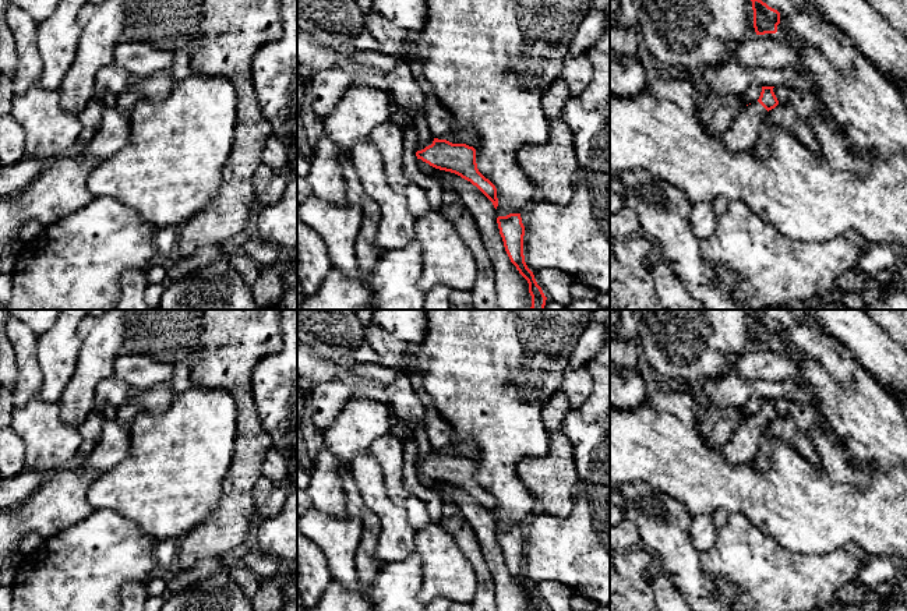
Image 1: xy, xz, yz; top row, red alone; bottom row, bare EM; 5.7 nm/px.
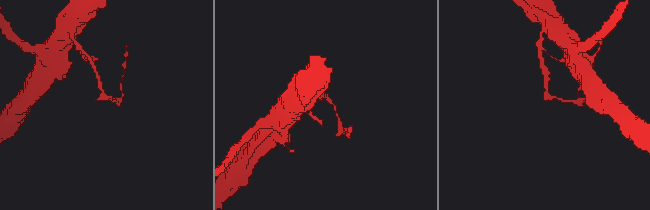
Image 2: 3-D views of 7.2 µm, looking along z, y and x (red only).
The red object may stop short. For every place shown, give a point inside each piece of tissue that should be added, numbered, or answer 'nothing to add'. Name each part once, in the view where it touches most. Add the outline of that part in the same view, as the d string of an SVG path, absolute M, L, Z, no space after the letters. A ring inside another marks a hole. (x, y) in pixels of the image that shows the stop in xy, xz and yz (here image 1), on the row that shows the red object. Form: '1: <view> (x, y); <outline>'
1: yz (743, 133); M759 102L742 107L721 135L724 146L730 152L752 148L759 139L766 113L767 110Z

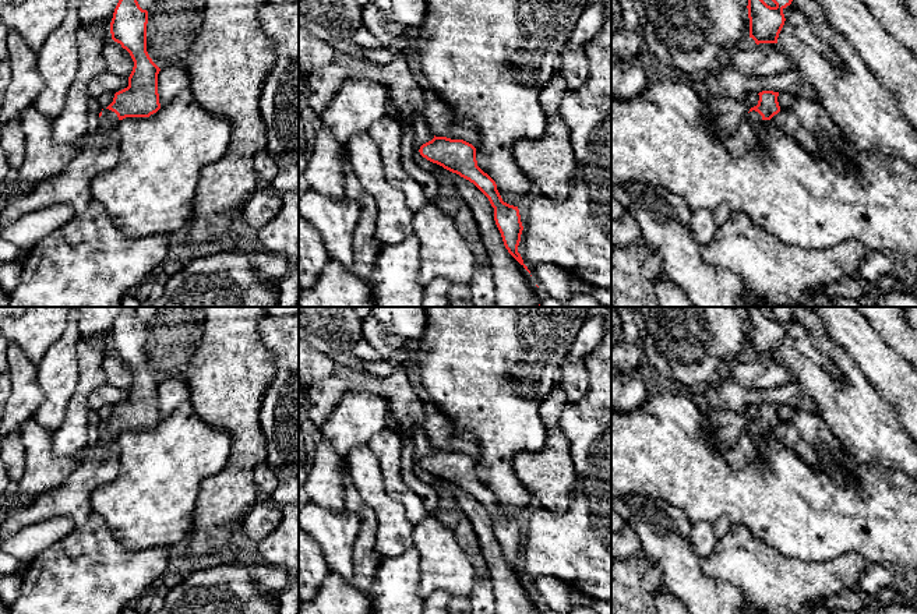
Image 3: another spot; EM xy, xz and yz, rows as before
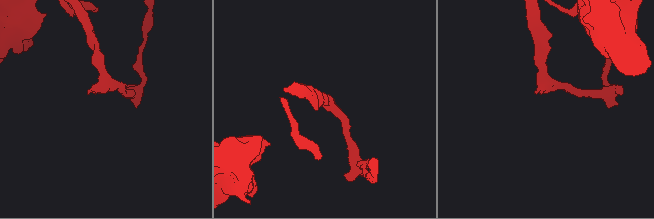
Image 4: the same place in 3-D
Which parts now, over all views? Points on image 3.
1: yz (740, 141); M750 112L736 131L726 138L727 151L733 155L743 155L750 151L758 140L756 128L762 121L762 116L758 112Z

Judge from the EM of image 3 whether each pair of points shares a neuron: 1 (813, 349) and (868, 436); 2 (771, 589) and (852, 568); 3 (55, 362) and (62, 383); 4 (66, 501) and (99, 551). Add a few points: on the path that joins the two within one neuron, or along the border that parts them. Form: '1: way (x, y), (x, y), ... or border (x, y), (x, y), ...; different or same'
1: border (800, 353), (822, 366), (836, 380), (846, 380); different
2: way (790, 589), (801, 589), (832, 577); same
3: way (57, 367), (57, 377); same
4: border (92, 512), (77, 528); different

